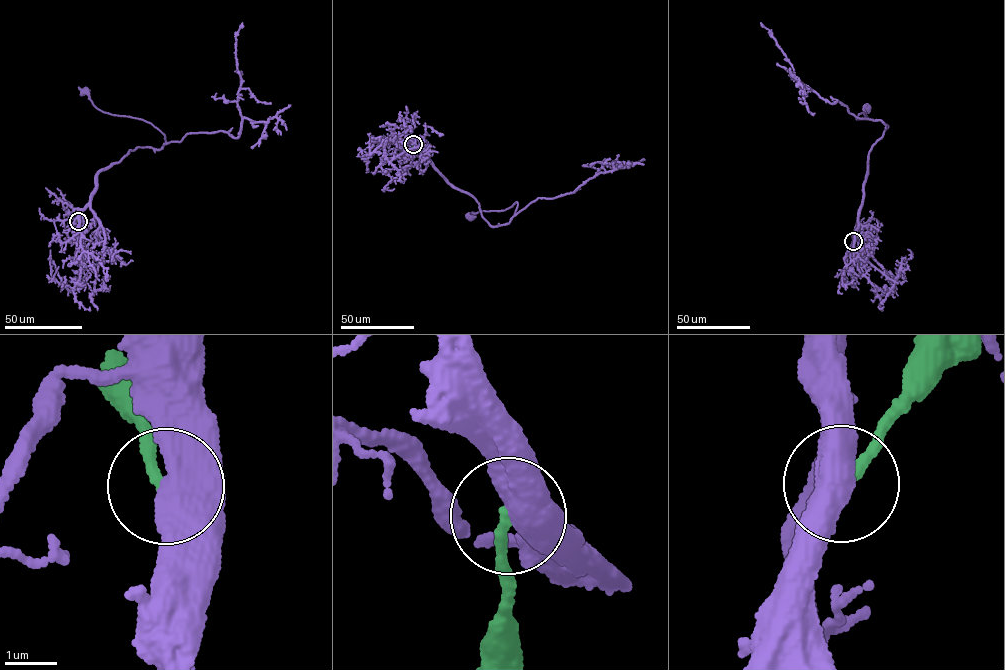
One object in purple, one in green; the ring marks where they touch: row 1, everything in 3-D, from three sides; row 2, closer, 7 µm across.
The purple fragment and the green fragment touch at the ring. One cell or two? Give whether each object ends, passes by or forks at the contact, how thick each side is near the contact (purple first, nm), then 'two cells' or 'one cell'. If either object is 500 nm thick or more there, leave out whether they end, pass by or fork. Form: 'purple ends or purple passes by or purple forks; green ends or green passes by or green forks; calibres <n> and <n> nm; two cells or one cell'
calibres 550 and 180 nm; two cells

